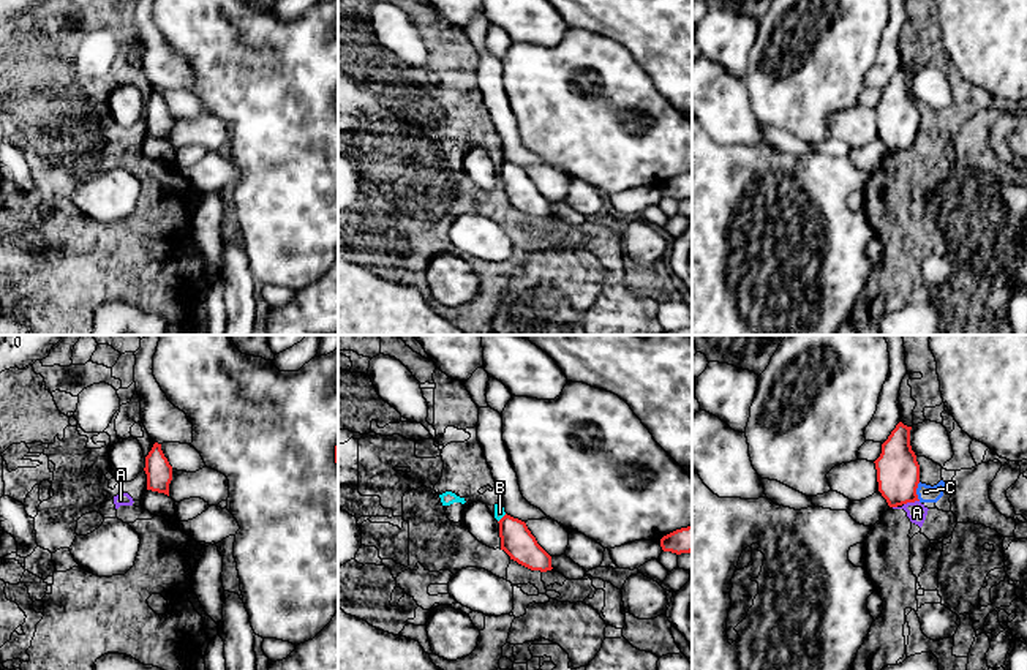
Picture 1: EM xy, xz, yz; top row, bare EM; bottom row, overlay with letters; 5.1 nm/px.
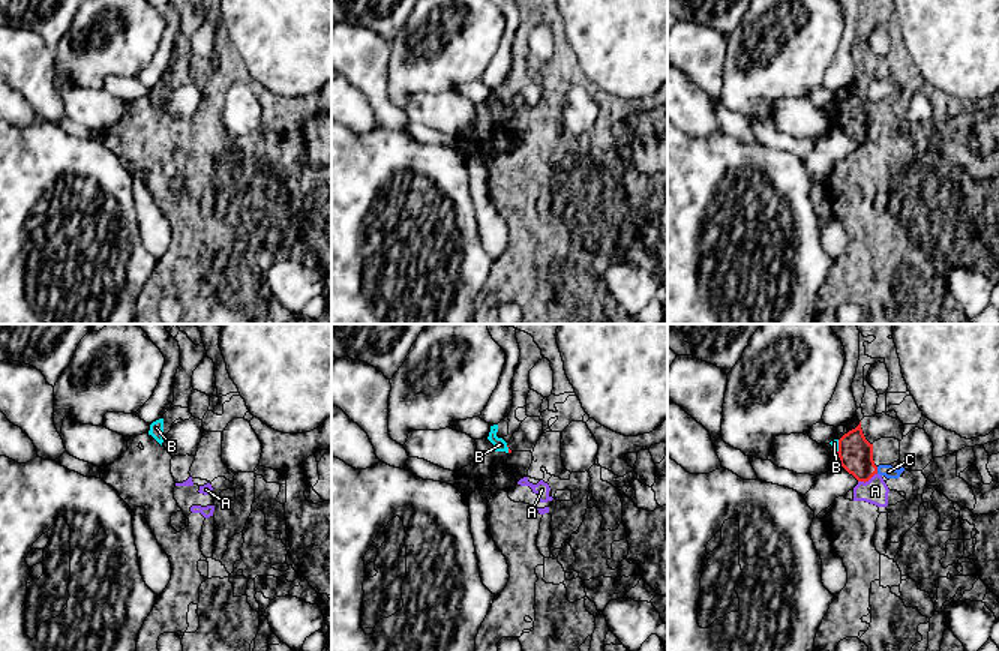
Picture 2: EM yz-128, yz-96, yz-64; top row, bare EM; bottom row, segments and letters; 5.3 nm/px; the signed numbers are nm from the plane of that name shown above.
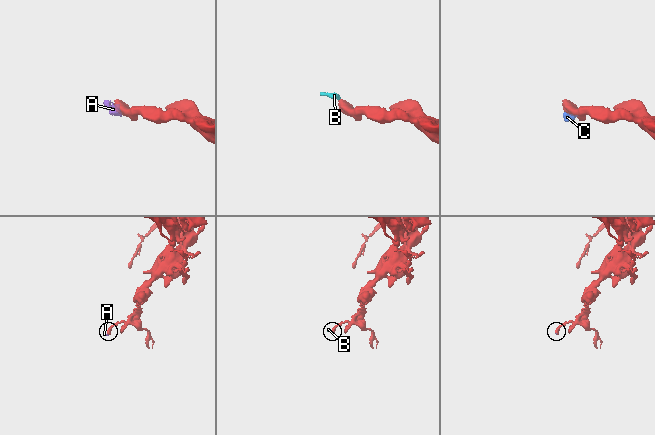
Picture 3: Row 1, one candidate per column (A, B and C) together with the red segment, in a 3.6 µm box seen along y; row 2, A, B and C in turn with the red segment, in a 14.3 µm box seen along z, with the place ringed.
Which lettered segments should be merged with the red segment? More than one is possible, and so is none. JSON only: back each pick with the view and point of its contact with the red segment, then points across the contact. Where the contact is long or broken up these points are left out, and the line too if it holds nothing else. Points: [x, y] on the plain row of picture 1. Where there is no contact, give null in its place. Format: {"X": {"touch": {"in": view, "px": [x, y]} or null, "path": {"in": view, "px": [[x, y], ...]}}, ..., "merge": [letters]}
{"merge": []}

